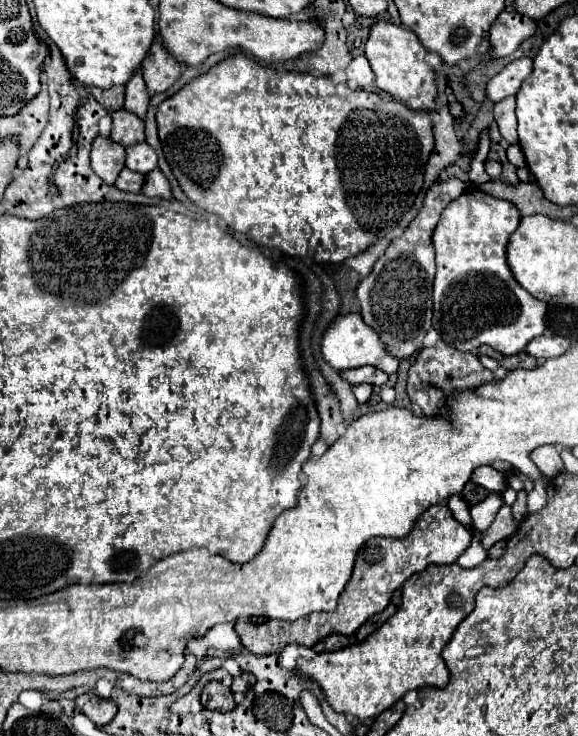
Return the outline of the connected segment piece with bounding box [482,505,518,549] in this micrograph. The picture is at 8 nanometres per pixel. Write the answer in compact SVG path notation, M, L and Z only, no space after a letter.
M502 505L502 509L498 511L494 523L490 525L490 529L486 533L482 533L482 543L484 549L490 549L496 541L500 539L508 539L510 535L514 535L518 529L518 523L512 517L512 509L508 505Z

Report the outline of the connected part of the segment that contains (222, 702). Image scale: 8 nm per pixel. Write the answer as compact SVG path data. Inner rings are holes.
M210 681L202 689L200 701L202 701L202 707L216 709L216 711L228 711L236 705L234 697L232 697L232 691L226 685L222 685L220 681Z

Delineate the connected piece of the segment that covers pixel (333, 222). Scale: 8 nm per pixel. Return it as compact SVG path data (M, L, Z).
M244 53L230 55L228 59L214 65L210 71L192 79L178 93L168 97L156 111L156 123L166 161L172 173L176 175L182 191L196 207L220 215L228 225L234 225L236 233L244 235L252 243L264 245L268 249L278 249L294 257L310 257L316 263L342 263L344 259L358 255L368 245L386 237L396 227L396 221L412 207L424 181L424 165L434 145L430 111L414 111L396 101L384 103L374 93L360 89L354 91L346 83L336 85L328 75L310 75L298 71L288 71L288 73L264 71L264 67L258 65L256 61L248 61Z

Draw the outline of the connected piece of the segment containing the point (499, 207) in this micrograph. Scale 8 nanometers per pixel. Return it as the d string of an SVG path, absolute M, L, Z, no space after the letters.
M480 189L464 191L444 209L432 237L436 249L432 327L448 345L460 351L476 351L480 345L490 345L502 355L516 355L524 351L534 337L540 337L546 331L548 303L532 297L522 285L518 285L506 263L506 243L518 223L520 213L512 203L490 197Z

